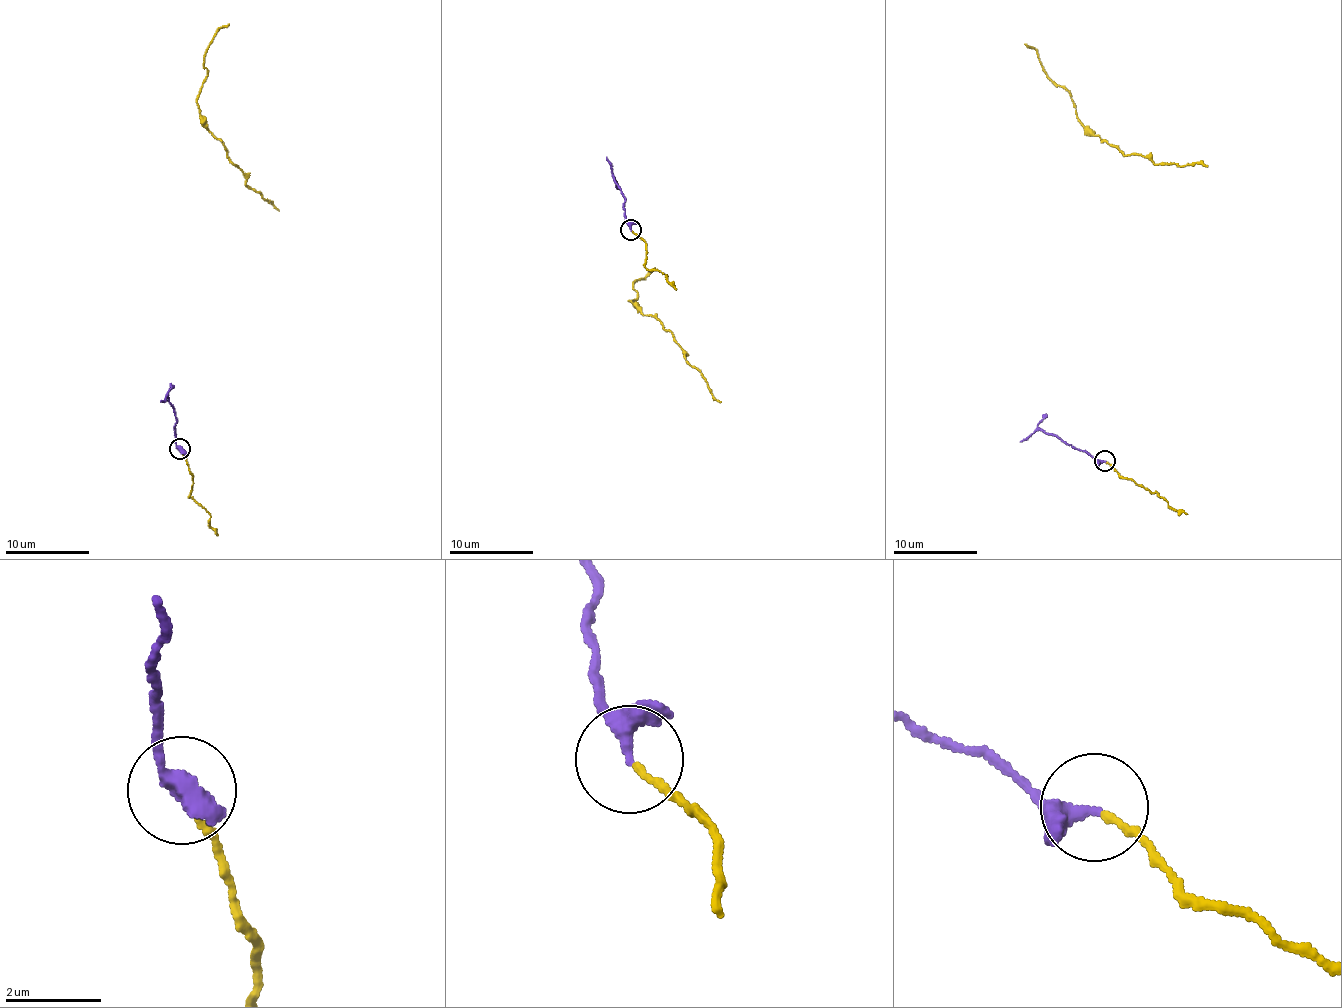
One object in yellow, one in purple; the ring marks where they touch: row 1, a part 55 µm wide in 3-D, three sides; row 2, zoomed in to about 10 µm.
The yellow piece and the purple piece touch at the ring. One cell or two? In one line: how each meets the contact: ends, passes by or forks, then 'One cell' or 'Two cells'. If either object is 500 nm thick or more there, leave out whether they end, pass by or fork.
At the ring yellow ends. At the ring purple passes by. One cell

